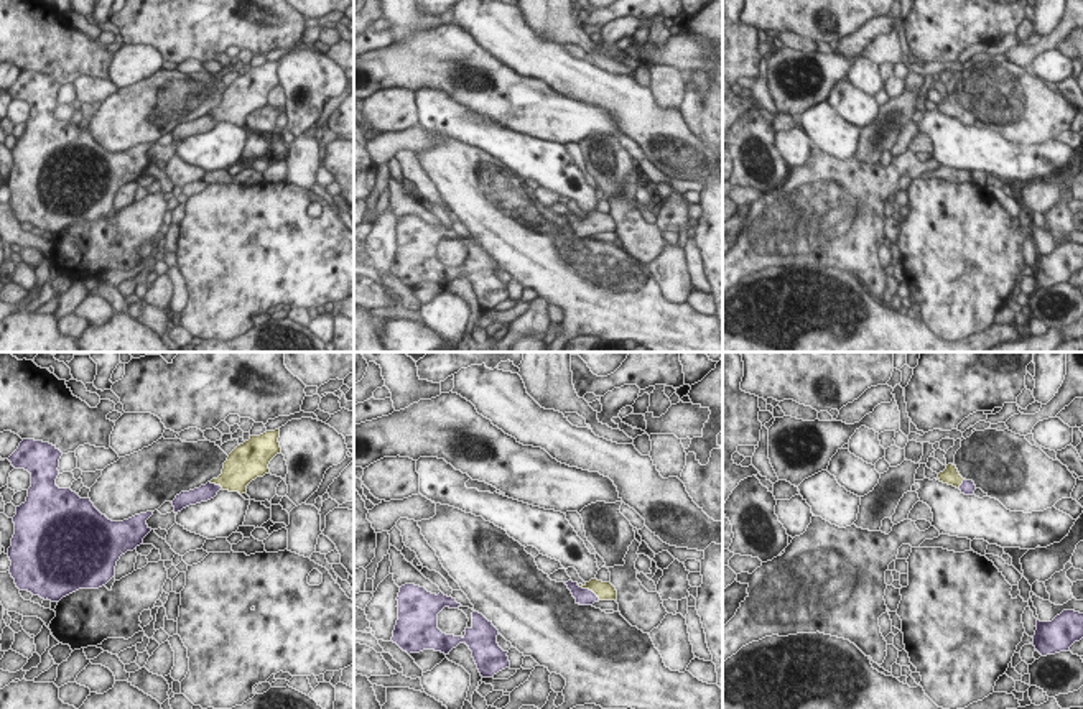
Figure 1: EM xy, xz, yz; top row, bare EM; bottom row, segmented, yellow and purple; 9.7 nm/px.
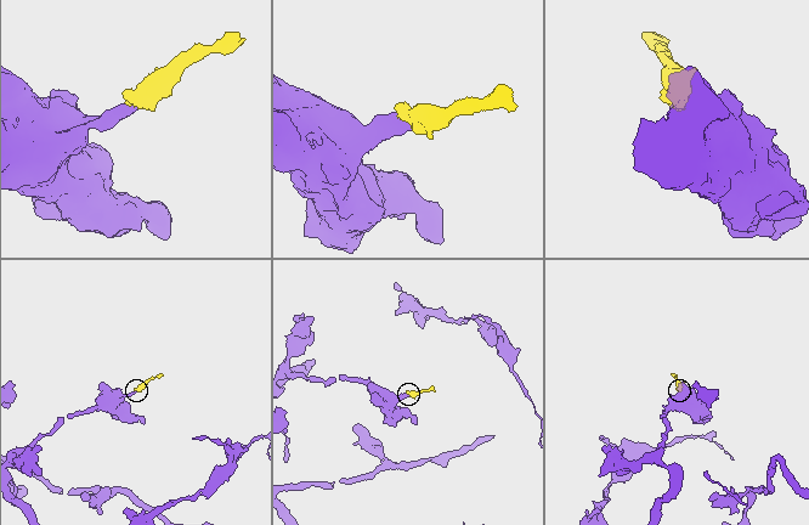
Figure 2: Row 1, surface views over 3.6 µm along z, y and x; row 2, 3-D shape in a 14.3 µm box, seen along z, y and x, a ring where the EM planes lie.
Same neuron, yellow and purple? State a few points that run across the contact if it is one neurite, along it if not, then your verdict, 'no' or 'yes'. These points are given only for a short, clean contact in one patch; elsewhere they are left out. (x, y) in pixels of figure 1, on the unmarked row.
line xz (604, 222), (588, 219), (583, 227); yes

